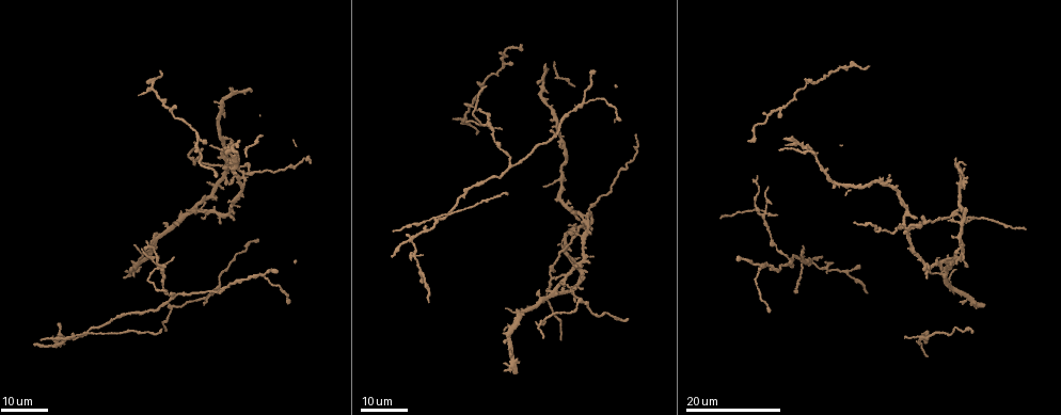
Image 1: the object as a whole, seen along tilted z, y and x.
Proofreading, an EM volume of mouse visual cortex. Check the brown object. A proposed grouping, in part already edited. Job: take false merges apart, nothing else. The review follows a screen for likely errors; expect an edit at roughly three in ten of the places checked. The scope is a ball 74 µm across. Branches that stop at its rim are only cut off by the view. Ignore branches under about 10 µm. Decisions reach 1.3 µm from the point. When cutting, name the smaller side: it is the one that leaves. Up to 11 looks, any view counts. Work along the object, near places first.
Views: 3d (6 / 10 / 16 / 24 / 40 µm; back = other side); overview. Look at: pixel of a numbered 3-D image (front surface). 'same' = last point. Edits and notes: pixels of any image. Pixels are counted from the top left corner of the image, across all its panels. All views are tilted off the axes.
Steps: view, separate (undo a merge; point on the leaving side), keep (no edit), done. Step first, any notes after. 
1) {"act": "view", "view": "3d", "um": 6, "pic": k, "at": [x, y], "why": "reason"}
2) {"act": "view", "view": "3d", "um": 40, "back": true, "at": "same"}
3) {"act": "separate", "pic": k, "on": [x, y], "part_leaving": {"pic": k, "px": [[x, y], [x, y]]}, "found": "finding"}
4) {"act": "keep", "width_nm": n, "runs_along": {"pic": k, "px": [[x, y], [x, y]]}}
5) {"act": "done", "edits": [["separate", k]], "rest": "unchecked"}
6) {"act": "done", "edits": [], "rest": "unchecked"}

{"act": "view", "view": "3d", "um": 24, "pic": 1, "at": [172, 298], "why": "three arms meet"}

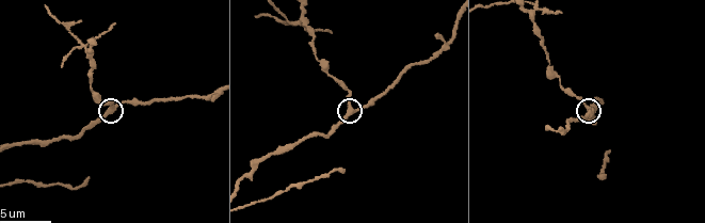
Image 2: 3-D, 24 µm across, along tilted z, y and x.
{"act": "view", "view": "3d", "um": 10, "pic": 2, "at": [352, 108], "why": "closer look"}

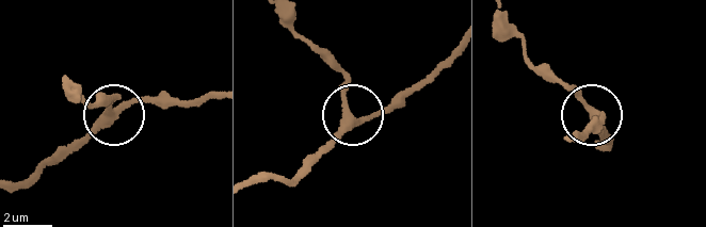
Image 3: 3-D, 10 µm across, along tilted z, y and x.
{"act": "keep", "runs_along": {"pic": 3, "px": [[68, 87], [90, 101], [110, 95], [113, 111], [163, 94]]}, "found": "one cell here"}

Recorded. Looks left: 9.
{"act": "view", "view": "3d", "um": 16, "pic": 2, "at": [533, 16], "why": "four or more arms meet"}

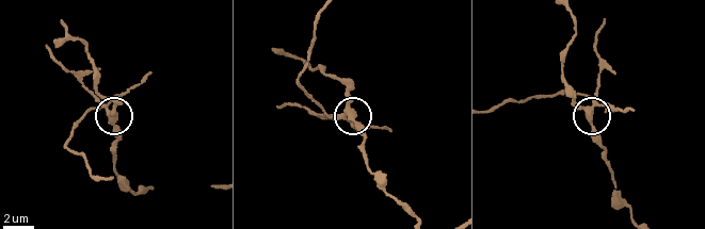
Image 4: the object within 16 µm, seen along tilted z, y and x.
{"act": "separate", "pic": 4, "on": [598, 85], "width_nm": 310, "part_leaving": {"pic": 4, "px": [[593, 104], [590, 96], [562, 93], [508, 101], [490, 109]]}, "found": "a second cell is stuck on"}

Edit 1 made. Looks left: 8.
{"act": "view", "view": "overview"}

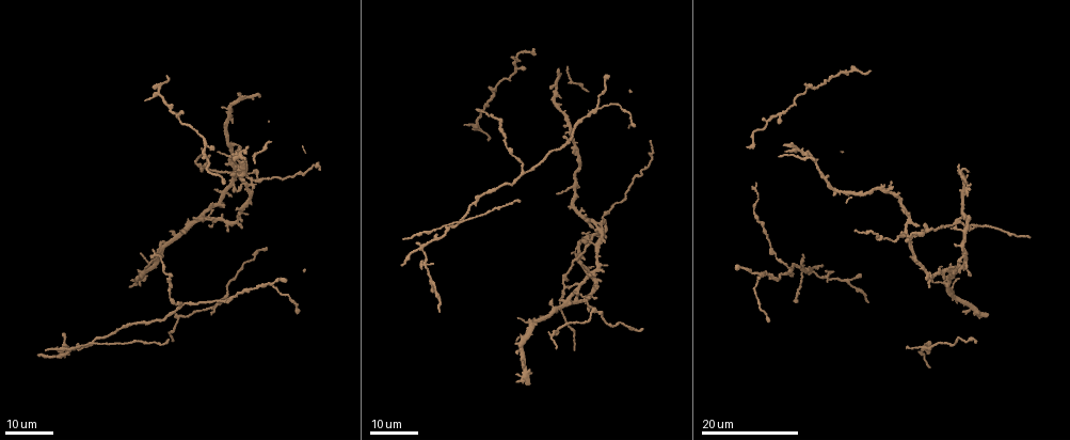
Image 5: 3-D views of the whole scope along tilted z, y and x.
{"act": "view", "view": "3d", "um": 16, "pic": 5, "at": [447, 227], "why": "looks like a crossing"}

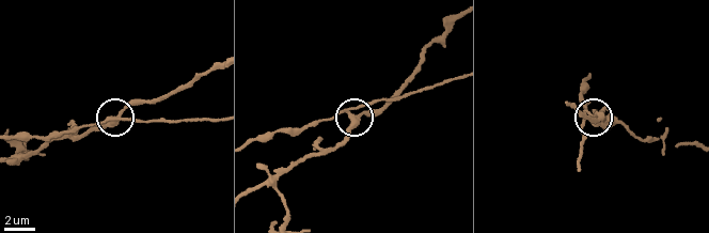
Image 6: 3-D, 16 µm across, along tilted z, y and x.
{"act": "view", "view": "3d", "um": 10, "pic": 6, "at": [113, 122], "why": "zoom in"}

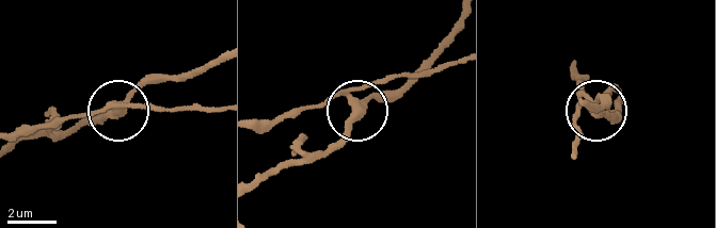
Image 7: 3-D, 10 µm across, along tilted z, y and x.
{"act": "separate", "pic": 7, "on": [319, 107], "part_leaving": {"pic": 7, "px": [[348, 92], [455, 64]]}, "found": "two cells meet here"}

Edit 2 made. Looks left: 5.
{"act": "view", "view": "3d", "um": 10, "pic": 2, "at": [12, 143], "why": "sudden change in width"}

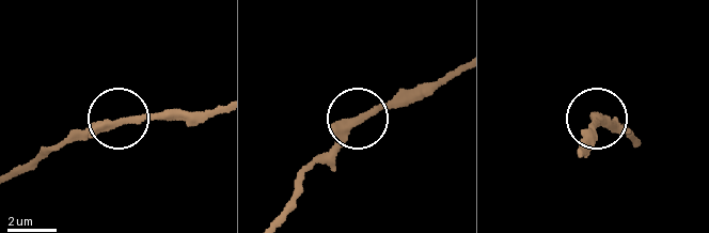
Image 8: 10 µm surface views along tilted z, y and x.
{"act": "keep", "runs_along": {"pic": 8, "px": [[217, 112], [115, 119], [72, 140]]}, "found": "continuous, no second cell"}

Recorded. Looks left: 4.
{"act": "view", "view": "3d", "um": 16, "pic": 5, "at": [252, 181], "why": "arms run side by side"}

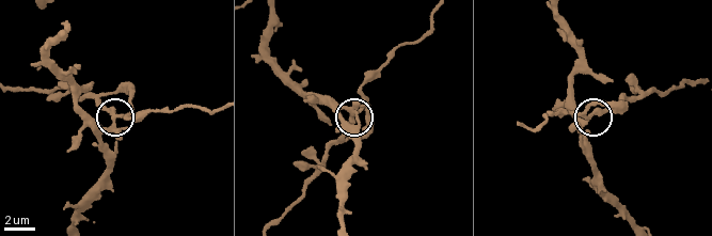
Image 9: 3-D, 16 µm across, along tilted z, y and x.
{"act": "view", "view": "3d", "um": 10, "pic": 9, "at": [351, 113], "why": "closer look"}

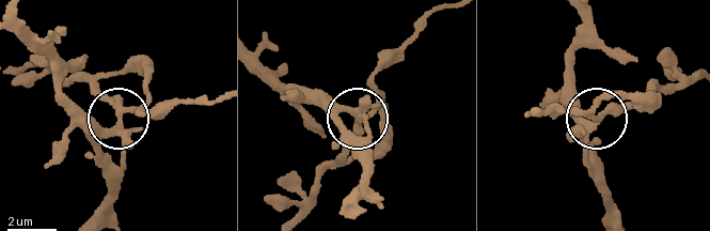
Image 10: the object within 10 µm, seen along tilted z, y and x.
{"act": "separate", "pic": 10, "on": [144, 91], "width_nm": 280, "found": "a second cell is stuck on"}

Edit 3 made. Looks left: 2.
{"act": "done", "edits": [["separate", 4], ["separate", 7], ["separate", 10]], "rest": "unchecked"}

